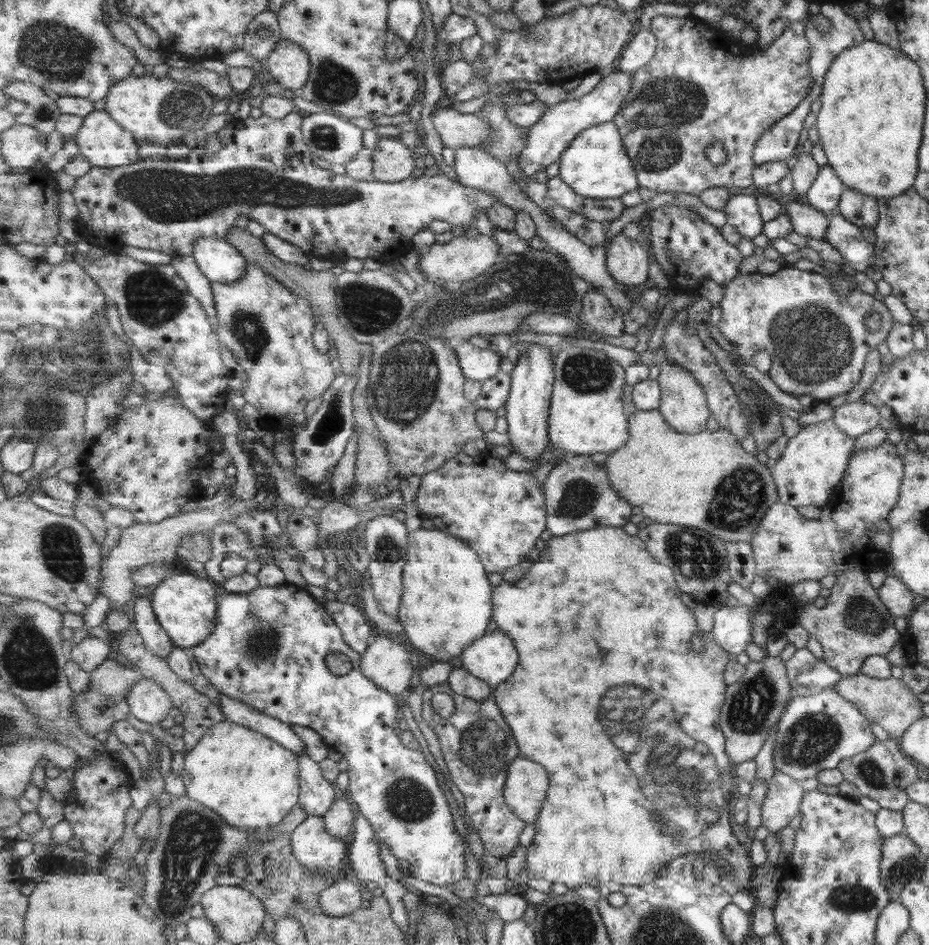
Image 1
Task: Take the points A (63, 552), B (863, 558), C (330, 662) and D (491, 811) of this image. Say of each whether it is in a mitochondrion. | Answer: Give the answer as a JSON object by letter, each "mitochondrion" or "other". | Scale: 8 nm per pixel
{"A":"mitochondrion","B":"other","C":"mitochondrion","D":"other"}

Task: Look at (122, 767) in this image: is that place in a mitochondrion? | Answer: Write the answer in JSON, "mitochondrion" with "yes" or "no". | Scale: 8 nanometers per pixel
{"mitochondrion":"no"}

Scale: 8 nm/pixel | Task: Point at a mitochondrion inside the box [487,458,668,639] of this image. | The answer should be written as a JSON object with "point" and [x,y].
{"point":[580,498]}

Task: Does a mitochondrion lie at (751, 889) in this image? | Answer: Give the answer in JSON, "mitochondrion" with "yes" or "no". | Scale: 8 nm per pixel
{"mitochondrion":"no"}

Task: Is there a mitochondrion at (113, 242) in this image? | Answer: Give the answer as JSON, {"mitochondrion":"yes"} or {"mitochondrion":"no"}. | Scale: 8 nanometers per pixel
{"mitochondrion":"no"}

